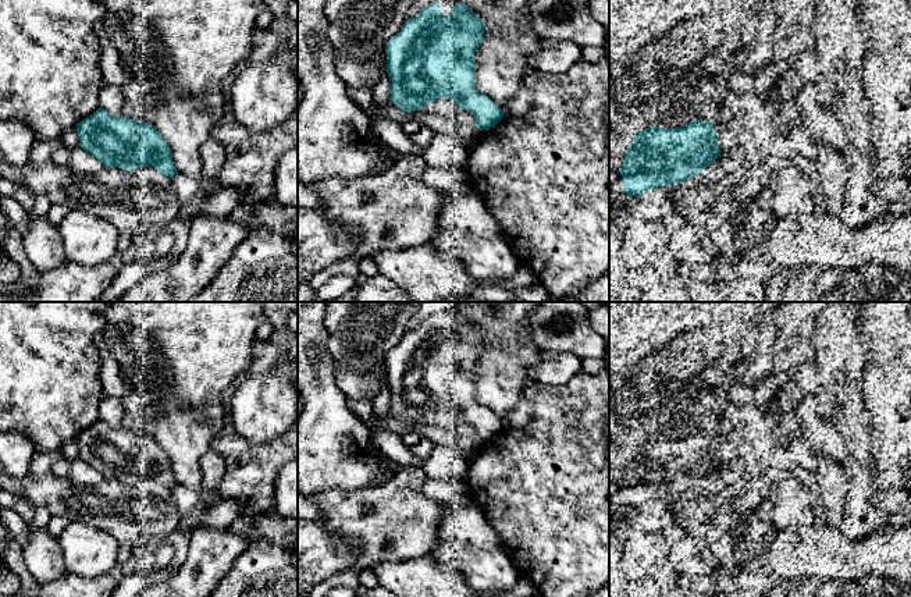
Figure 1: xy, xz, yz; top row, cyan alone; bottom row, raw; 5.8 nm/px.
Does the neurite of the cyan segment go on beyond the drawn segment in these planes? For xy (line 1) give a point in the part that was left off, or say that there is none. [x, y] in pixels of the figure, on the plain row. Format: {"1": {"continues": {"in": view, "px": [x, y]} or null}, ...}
{"1": {"continues": null}}

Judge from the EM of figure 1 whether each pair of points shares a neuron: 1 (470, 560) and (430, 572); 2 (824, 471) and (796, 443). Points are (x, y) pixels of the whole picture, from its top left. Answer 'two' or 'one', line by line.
1: two
2: two

